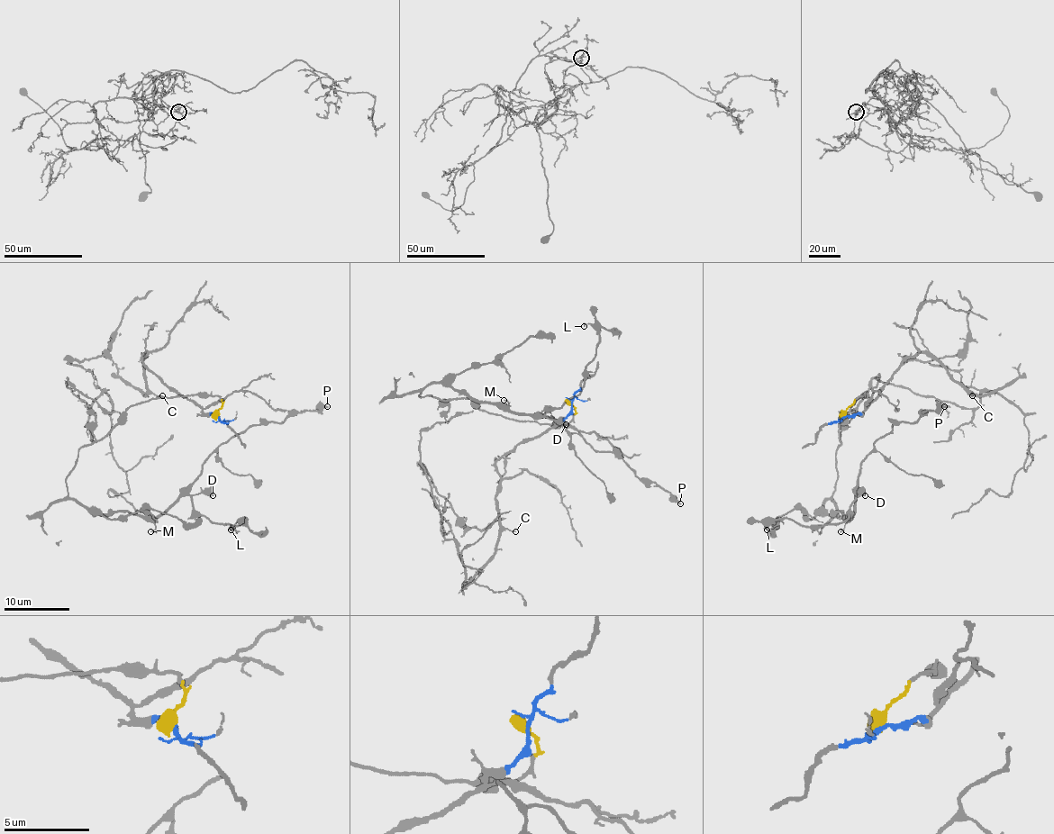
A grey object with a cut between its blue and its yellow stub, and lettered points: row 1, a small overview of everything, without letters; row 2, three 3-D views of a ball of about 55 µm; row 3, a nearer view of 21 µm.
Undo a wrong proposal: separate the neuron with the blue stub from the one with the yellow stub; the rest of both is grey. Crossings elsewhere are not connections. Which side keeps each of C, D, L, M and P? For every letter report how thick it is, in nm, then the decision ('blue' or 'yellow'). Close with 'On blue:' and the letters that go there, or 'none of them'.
C: 120 nm | blue
D: 280 nm | yellow
L: 140 nm | yellow
M: 160 nm | yellow
P: 320 nm | yellow
On blue: C

